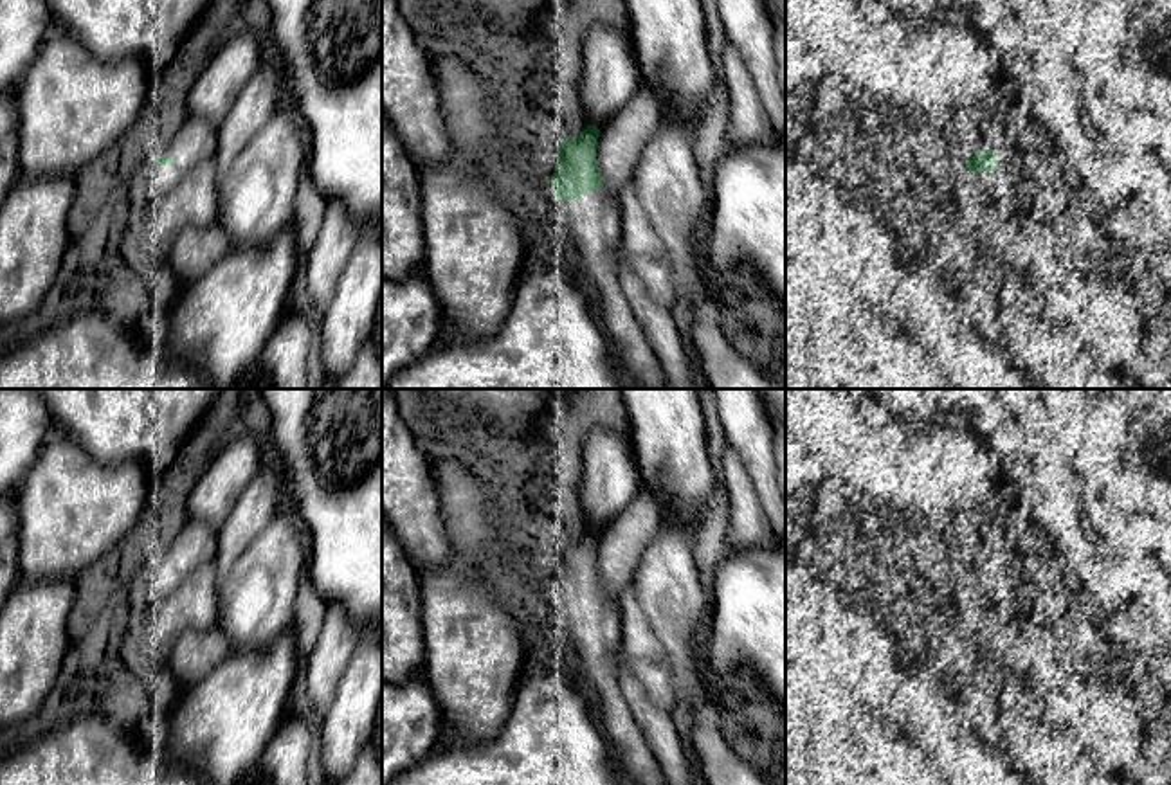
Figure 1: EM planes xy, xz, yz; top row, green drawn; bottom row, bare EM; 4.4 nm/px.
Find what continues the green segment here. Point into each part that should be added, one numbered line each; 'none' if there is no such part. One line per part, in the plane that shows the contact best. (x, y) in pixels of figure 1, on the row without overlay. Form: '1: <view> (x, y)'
1: xy (193, 546)

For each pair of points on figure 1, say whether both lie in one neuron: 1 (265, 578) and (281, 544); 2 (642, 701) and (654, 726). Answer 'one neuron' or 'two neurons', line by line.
1: one neuron
2: one neuron

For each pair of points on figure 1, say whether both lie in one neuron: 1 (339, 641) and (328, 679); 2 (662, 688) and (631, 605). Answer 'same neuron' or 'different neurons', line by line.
1: same neuron
2: same neuron

